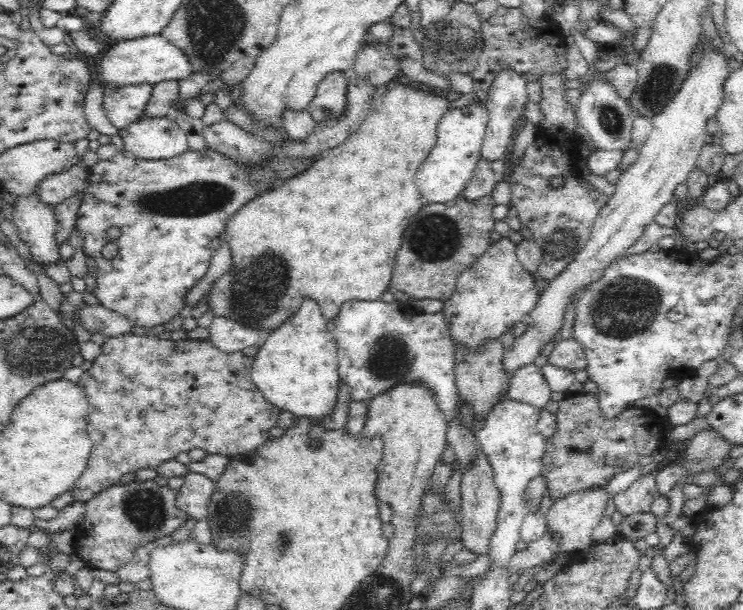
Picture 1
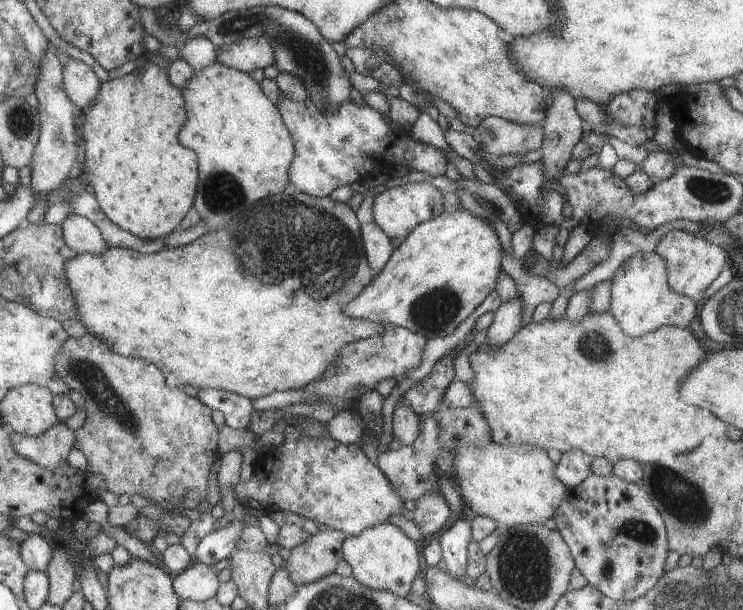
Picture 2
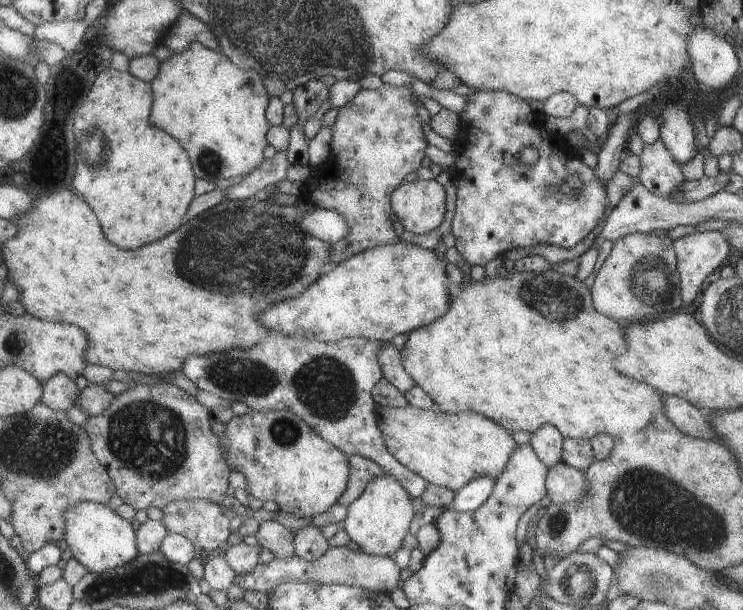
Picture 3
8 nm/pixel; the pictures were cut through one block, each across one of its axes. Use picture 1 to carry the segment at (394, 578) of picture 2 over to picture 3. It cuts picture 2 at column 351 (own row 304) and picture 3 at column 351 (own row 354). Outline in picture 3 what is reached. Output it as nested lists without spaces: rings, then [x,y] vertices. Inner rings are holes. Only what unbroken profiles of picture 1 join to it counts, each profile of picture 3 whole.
[[[381,473],[371,479],[363,492],[350,505],[346,506],[343,528],[350,540],[359,546],[361,552],[368,555],[391,555],[402,546],[403,537],[407,534],[413,516],[413,504],[407,491],[400,482],[389,473]]]

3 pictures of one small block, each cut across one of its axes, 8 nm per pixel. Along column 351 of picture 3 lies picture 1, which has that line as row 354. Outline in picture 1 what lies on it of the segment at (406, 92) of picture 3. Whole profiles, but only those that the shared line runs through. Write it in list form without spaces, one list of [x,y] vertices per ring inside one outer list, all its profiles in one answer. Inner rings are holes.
[[[134,333],[105,337],[100,354],[76,382],[89,404],[87,429],[93,446],[86,468],[69,488],[72,503],[88,502],[96,494],[119,483],[124,474],[142,468],[155,469],[192,448],[202,448],[207,454],[233,457],[250,453],[266,442],[268,430],[276,426],[281,410],[266,400],[251,377],[251,364],[260,347],[260,343],[256,343],[234,352],[224,352],[216,348],[210,337],[203,341],[190,338],[164,340],[160,335]]]

